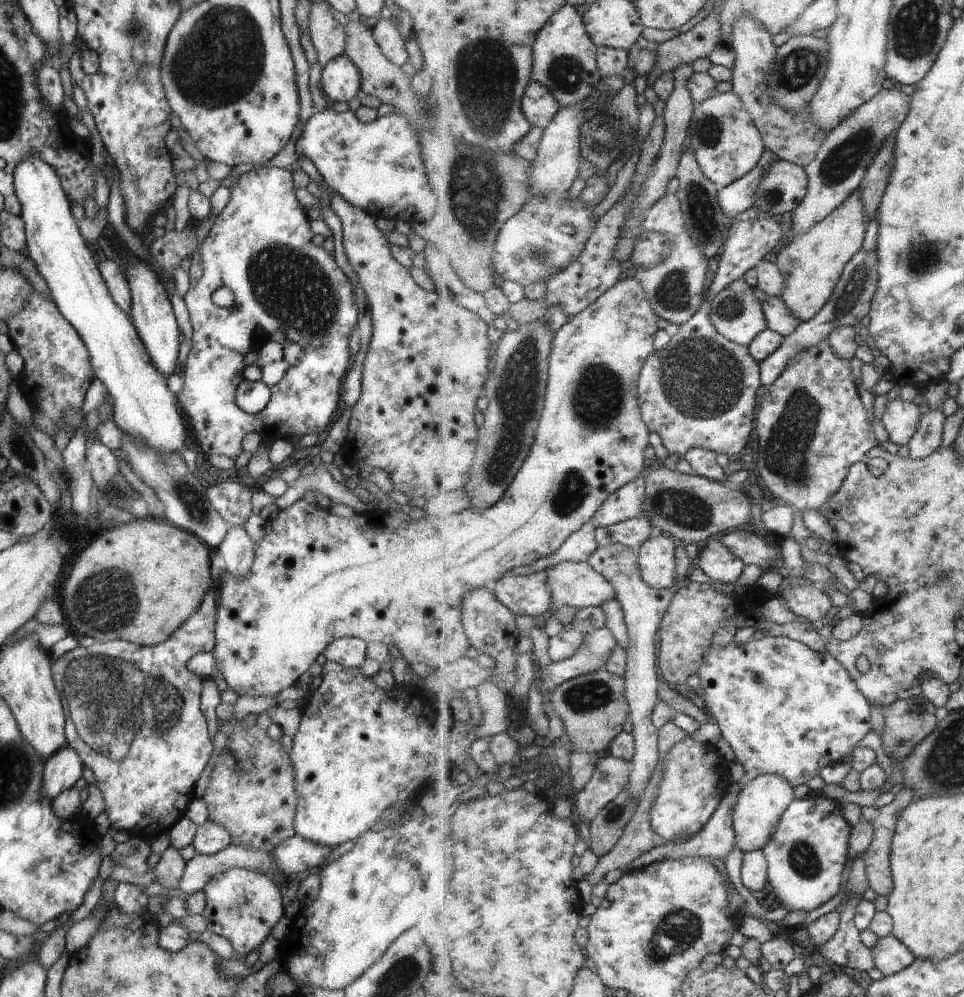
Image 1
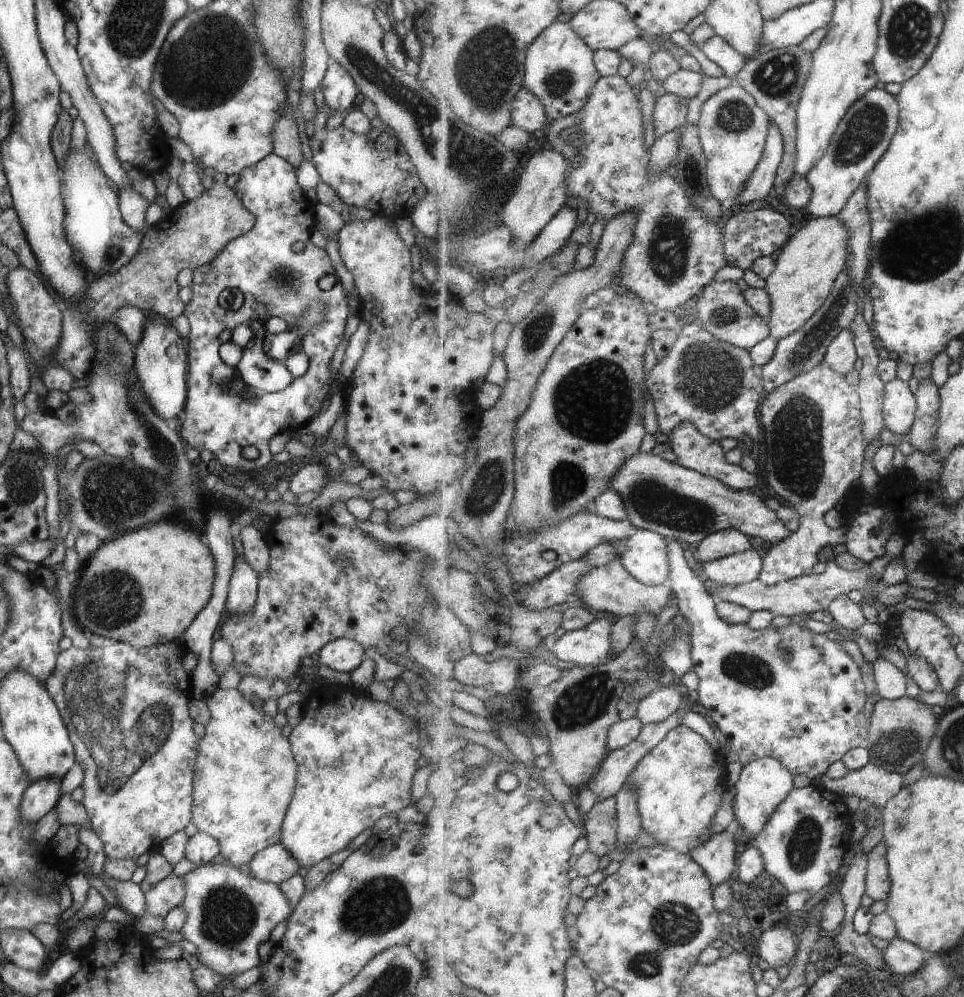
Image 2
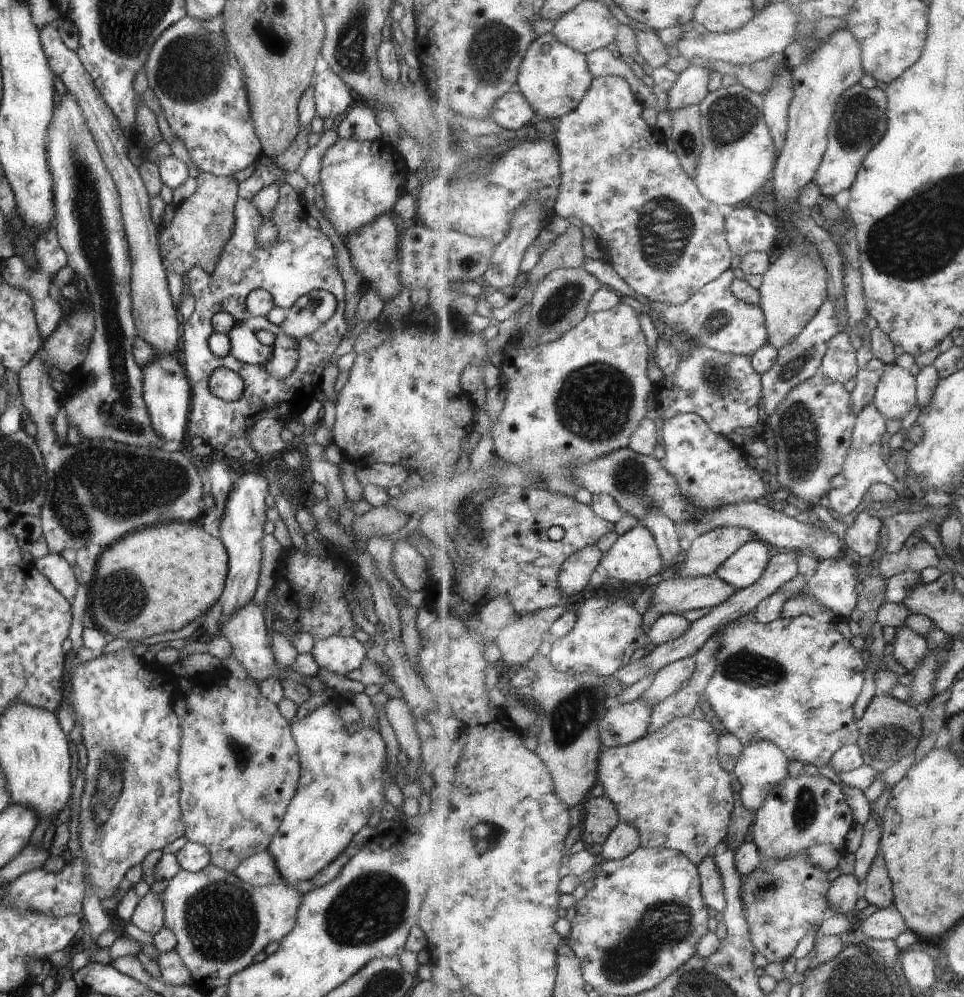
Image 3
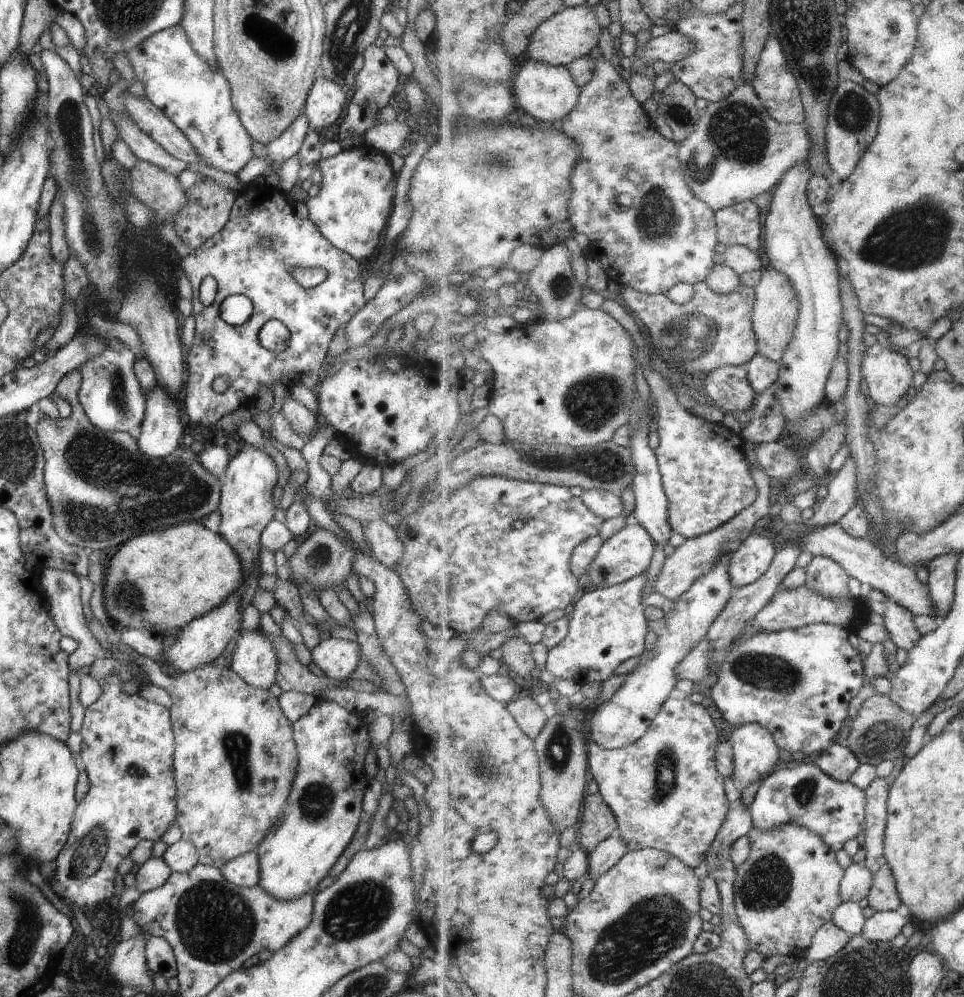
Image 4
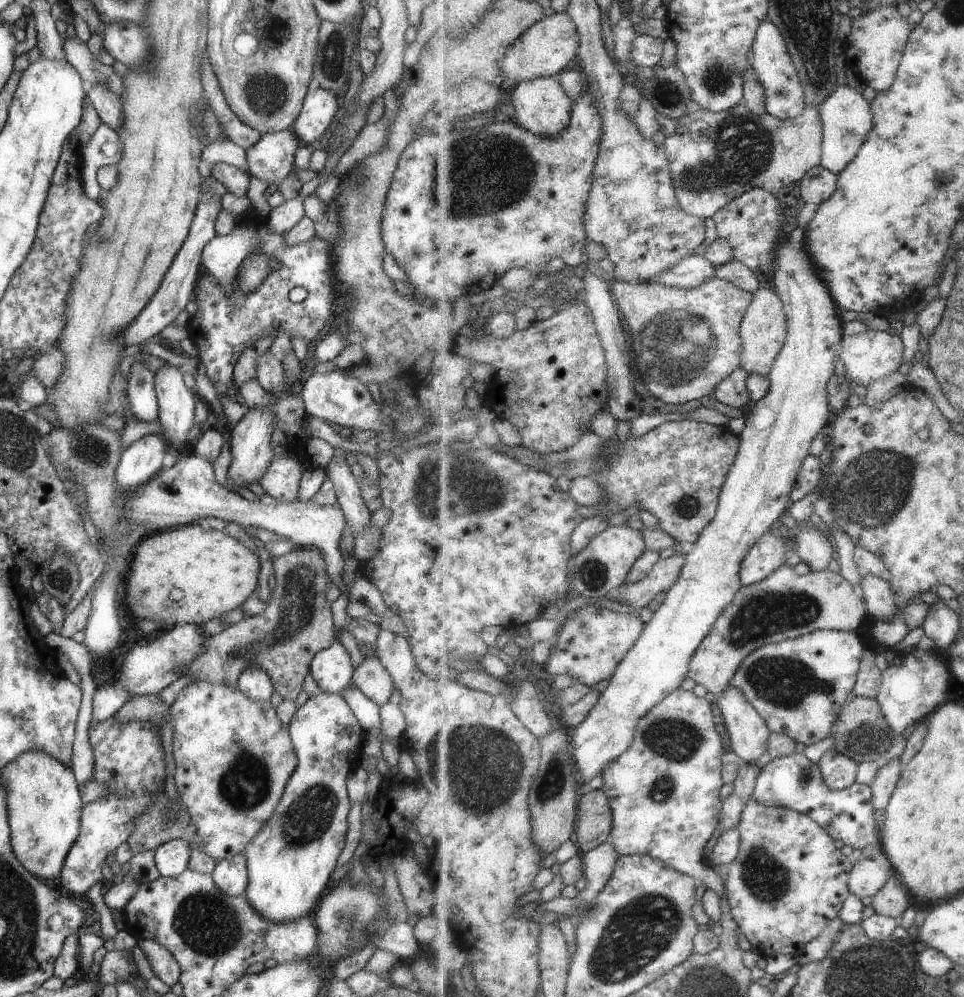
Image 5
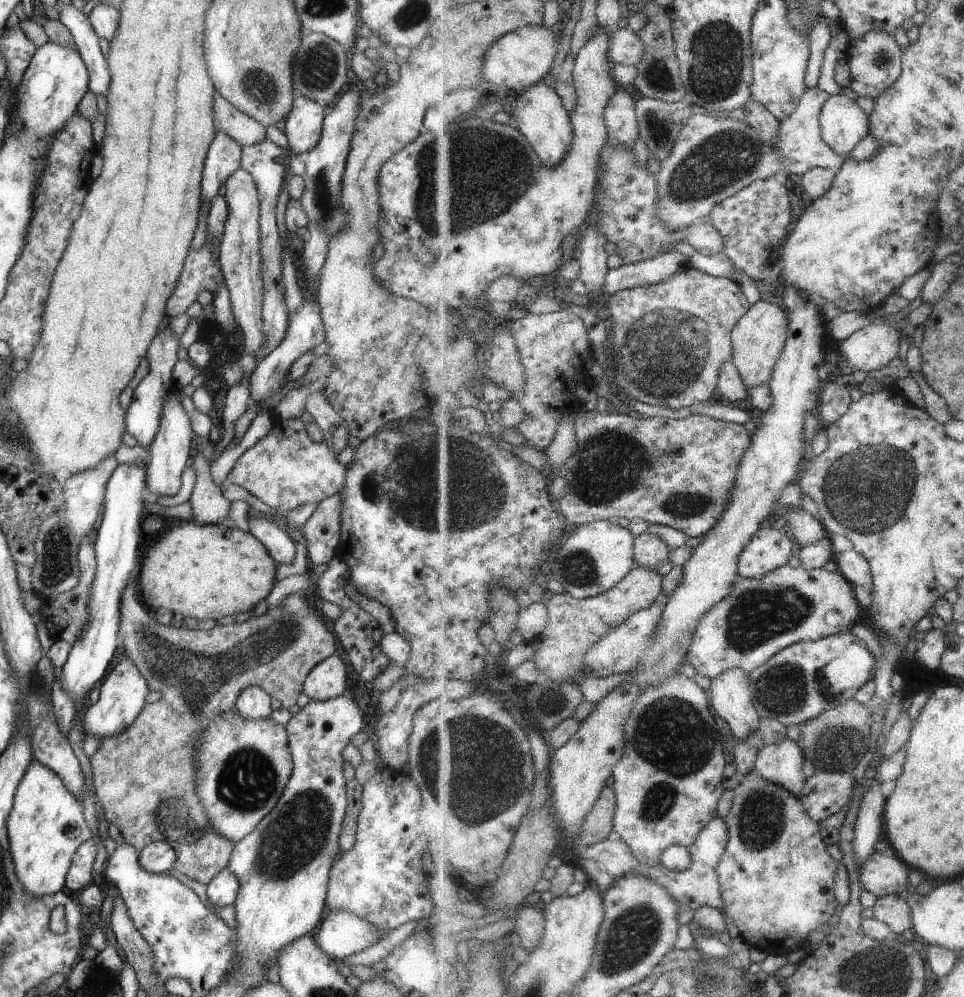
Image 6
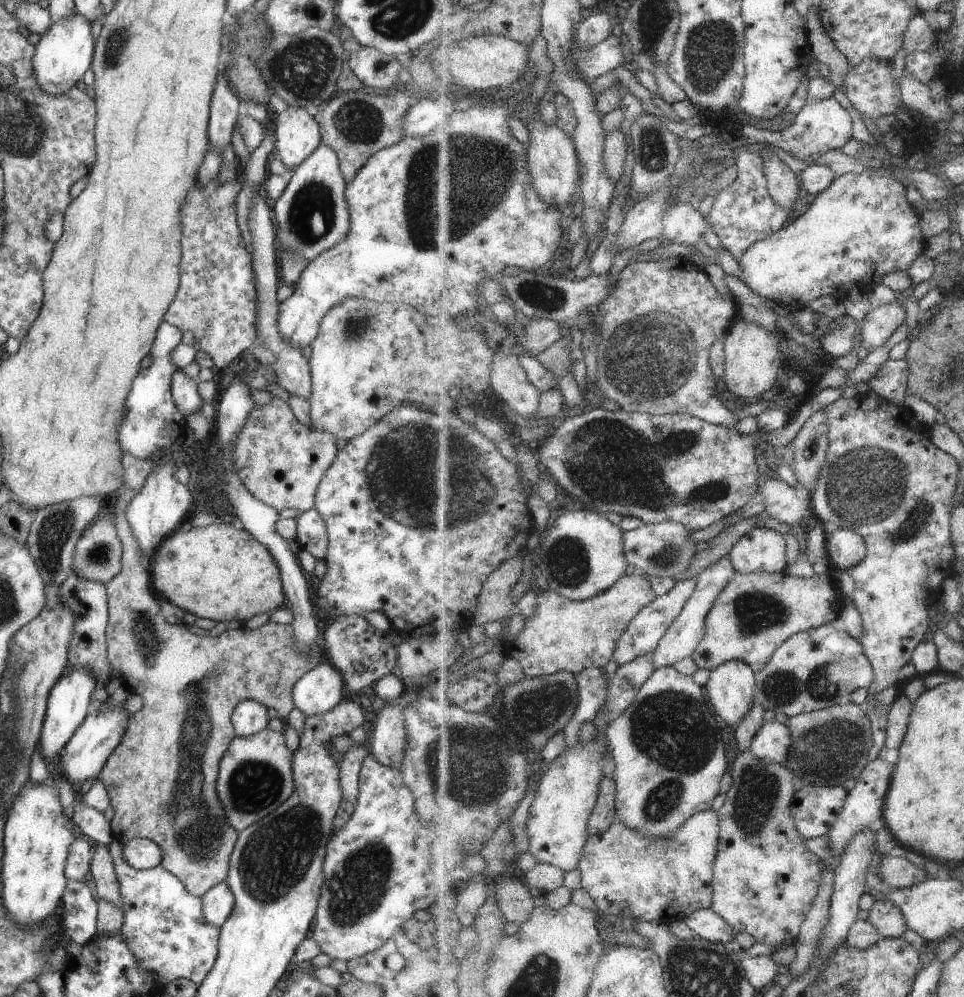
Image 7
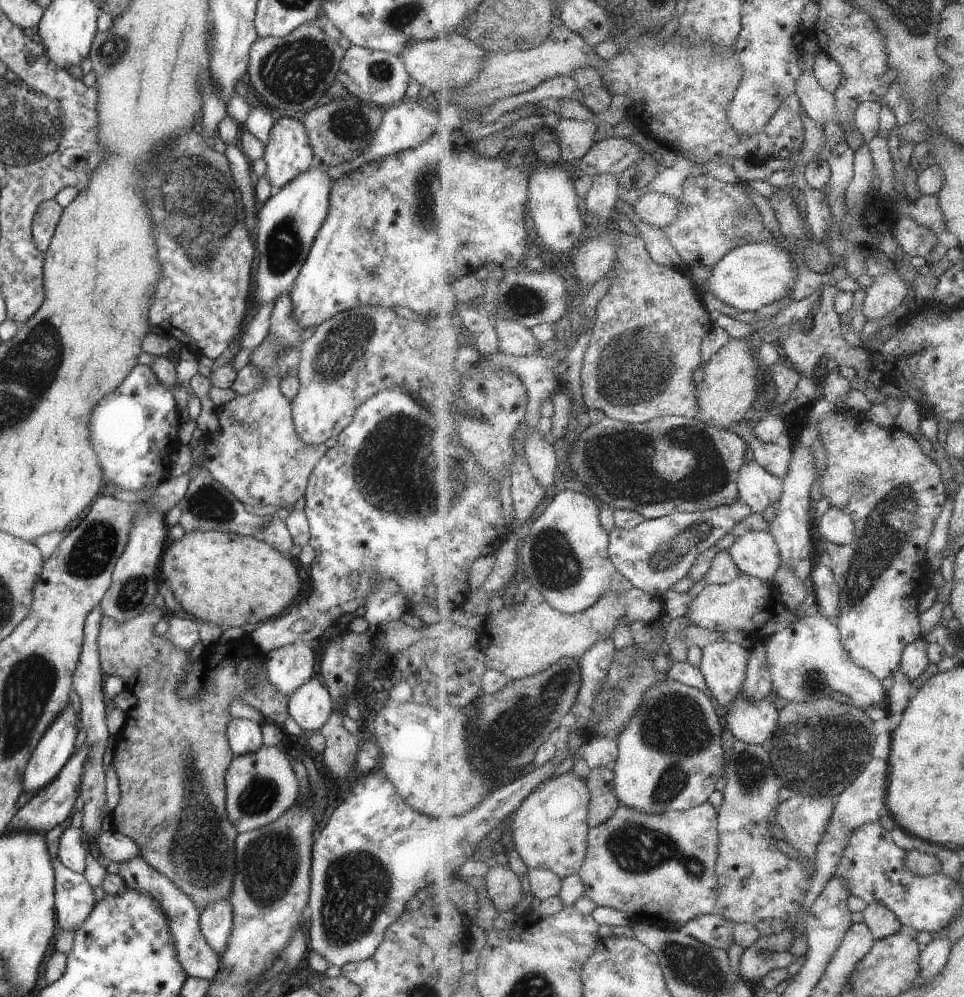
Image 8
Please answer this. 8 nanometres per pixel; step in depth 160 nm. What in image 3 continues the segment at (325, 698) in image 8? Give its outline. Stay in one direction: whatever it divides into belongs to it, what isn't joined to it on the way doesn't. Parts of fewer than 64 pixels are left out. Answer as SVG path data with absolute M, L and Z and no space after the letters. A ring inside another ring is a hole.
M331 635L316 640L310 653L319 668L343 676L346 672L359 668L367 647L353 636Z

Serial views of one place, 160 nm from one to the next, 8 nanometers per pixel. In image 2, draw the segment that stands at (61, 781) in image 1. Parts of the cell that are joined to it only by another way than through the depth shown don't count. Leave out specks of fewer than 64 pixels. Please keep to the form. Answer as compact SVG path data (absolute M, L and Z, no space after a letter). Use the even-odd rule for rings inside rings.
M53 777L31 781L20 800L20 819L31 825L53 809L61 796L60 784L61 779Z

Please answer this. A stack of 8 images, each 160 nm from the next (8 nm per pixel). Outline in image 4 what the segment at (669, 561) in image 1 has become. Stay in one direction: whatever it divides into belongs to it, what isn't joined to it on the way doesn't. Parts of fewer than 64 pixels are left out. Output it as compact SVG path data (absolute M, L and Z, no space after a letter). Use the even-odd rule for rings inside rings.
M628 521L627 525L603 542L595 562L589 566L586 574L591 580L590 589L605 589L645 574L651 567L655 550L656 543L649 532L641 524Z

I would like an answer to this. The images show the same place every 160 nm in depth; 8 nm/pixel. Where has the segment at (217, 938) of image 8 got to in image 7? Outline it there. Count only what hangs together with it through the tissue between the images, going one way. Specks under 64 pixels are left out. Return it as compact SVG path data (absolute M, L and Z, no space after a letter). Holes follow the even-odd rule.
M225 881L211 886L205 894L201 895L201 912L202 918L209 926L220 926L227 920L227 916L231 914L233 906L233 896L227 888Z

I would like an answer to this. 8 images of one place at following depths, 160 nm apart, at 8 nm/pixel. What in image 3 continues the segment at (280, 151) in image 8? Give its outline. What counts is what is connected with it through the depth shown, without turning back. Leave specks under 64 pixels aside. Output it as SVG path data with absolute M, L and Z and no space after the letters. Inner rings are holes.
M329 68L314 76L312 86L316 114L322 119L334 119L351 102L351 88Z

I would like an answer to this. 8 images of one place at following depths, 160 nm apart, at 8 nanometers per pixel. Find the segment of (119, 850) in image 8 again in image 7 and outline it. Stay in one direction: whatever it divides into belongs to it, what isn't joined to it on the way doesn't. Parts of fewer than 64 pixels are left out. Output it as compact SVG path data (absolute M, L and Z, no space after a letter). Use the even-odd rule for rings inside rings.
M134 838L121 843L122 857L134 869L150 869L160 864L161 849L149 839Z

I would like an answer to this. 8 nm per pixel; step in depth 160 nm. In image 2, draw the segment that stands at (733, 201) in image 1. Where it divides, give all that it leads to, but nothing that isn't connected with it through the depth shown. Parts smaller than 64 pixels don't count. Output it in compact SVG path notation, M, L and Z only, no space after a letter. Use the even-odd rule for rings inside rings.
M771 122L764 156L756 172L749 178L746 189L736 198L736 205L753 204L757 200L761 202L769 194L774 194L774 182L783 162L784 152L784 134L777 123Z

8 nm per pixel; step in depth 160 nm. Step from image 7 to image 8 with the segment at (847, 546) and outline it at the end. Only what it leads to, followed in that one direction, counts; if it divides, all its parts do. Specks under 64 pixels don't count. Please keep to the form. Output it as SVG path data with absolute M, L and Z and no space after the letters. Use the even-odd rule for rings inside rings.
M830 506L822 518L816 520L815 531L830 543L851 544L855 540L855 524L841 508Z

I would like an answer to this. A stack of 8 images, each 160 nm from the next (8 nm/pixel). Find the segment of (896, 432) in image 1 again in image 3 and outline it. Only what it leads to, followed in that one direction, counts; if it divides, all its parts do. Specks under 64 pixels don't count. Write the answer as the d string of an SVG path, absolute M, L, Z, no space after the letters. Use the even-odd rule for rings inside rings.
M884 359L885 374L878 382L873 402L887 419L903 420L915 406L918 405L917 381L916 377L911 376L909 371L897 366L891 359Z

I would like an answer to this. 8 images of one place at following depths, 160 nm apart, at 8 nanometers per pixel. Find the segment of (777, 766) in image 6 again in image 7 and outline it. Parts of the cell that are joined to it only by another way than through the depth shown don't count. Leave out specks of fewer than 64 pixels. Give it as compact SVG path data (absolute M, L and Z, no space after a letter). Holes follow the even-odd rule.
M773 719L763 722L757 736L753 738L750 750L761 760L786 765L792 745L791 730L786 724Z

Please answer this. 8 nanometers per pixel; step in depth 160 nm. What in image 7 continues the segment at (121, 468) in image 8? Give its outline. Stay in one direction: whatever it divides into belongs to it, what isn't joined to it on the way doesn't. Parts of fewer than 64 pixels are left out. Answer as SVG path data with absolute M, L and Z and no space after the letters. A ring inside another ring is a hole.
M163 321L156 330L154 341L152 342L150 351L150 364L145 369L139 369L135 378L132 380L129 392L122 404L121 416L122 421L118 423L118 431L116 434L120 449L123 452L129 452L132 456L147 460L147 457L153 452L167 448L173 441L181 436L187 430L186 420L183 415L175 408L171 393L170 384L171 376L176 371L175 365L171 363L171 351L180 343L182 330L176 326L170 325Z

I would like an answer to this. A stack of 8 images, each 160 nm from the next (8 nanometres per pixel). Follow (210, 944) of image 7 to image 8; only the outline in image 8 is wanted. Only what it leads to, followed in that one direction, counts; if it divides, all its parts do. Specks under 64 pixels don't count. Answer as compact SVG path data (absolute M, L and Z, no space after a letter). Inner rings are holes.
M140 856L131 858L131 860L125 860L125 862L111 862L106 867L106 872L107 874L120 876L125 882L126 888L137 890L137 892L141 892L141 894L145 894L145 896L149 896L149 898L159 902L161 912L167 918L165 924L169 926L169 932L171 932L171 938L173 938L177 962L181 964L181 969L185 972L186 977L207 981L215 978L220 963L218 962L217 954L213 954L213 950L207 946L203 936L201 936L201 932L199 932L198 917L200 912L193 906L193 902L185 894L181 894L181 890L177 890L173 886L173 882L169 882L169 878L159 874L157 870L149 866Z

